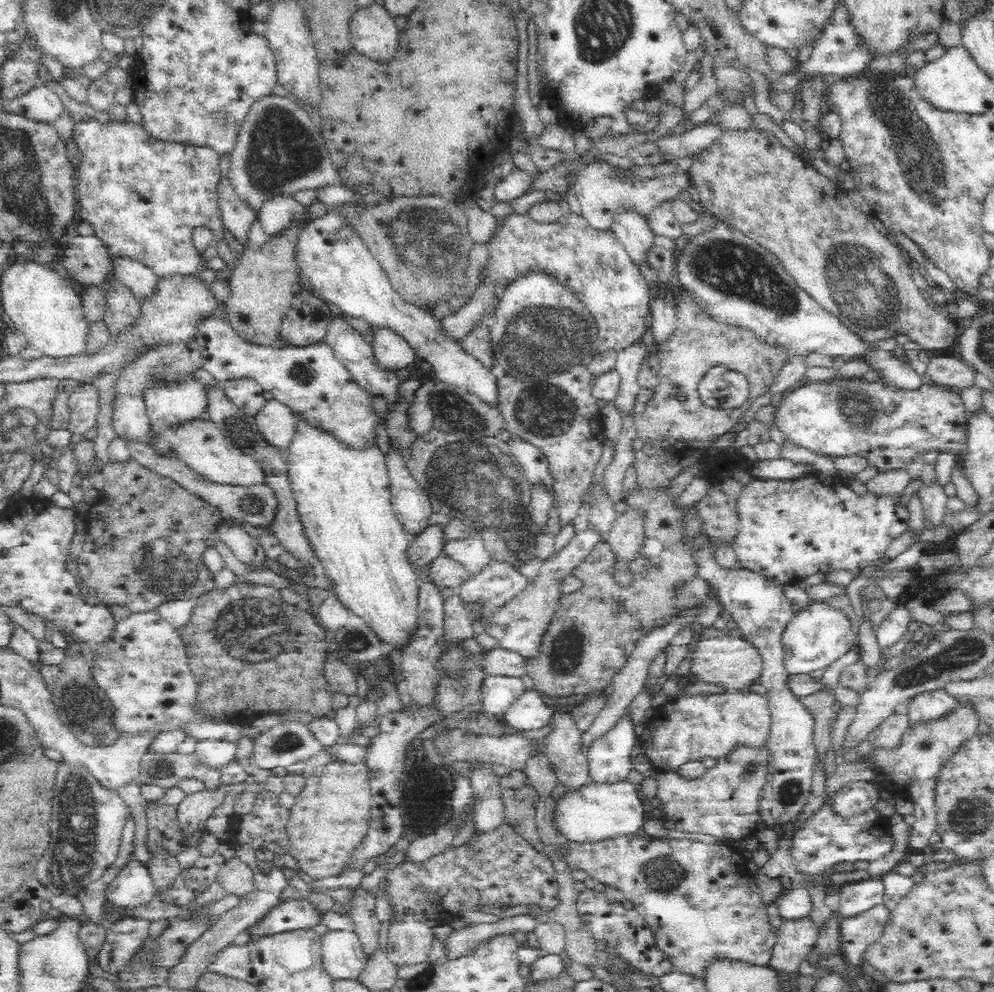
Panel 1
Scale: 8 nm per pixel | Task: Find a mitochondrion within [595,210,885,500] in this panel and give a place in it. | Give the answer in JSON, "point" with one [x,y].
{"point":[733,270]}

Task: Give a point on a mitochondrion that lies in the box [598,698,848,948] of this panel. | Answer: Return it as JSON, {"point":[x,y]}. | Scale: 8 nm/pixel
{"point":[661,874]}

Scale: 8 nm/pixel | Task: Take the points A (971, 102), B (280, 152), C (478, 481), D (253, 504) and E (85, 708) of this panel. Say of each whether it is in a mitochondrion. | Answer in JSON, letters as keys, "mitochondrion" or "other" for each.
{"A":"other","B":"mitochondrion","C":"mitochondrion","D":"mitochondrion","E":"mitochondrion"}

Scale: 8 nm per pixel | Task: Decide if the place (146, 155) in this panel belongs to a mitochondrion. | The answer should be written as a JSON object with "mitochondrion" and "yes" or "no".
{"mitochondrion":"no"}

